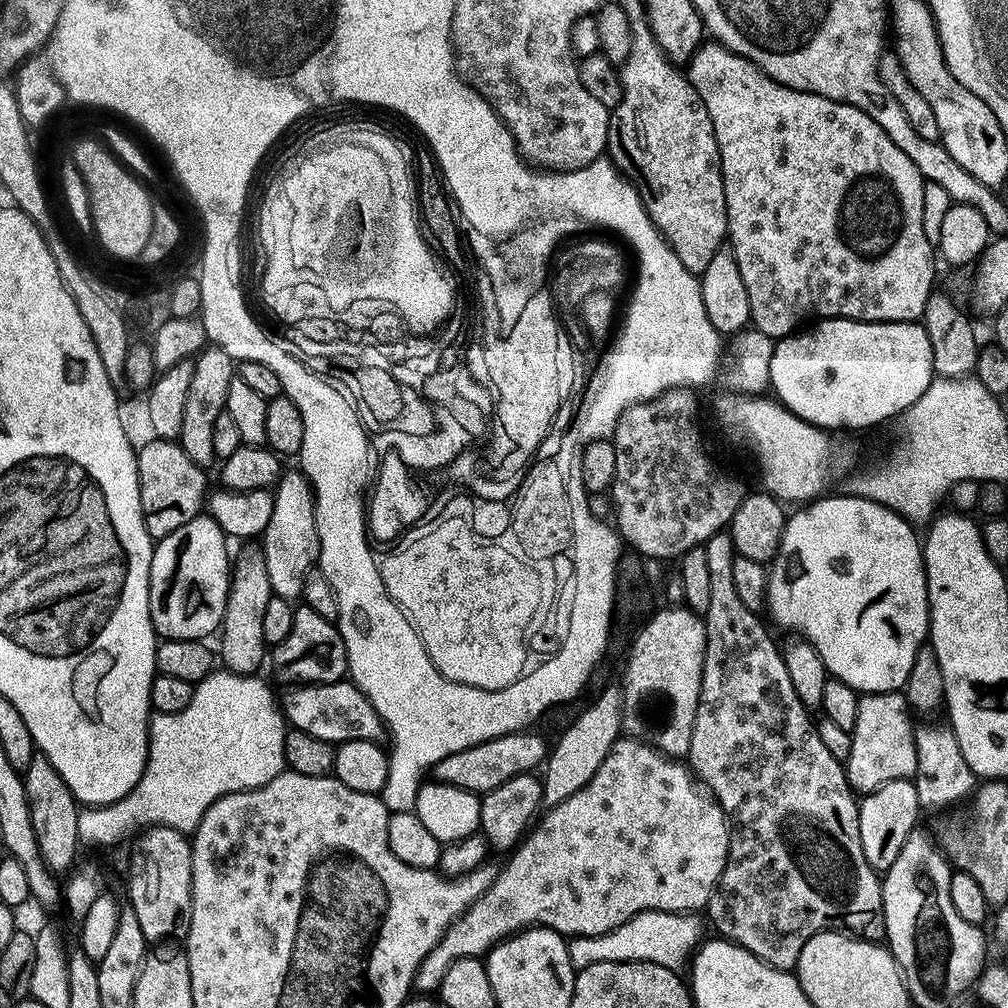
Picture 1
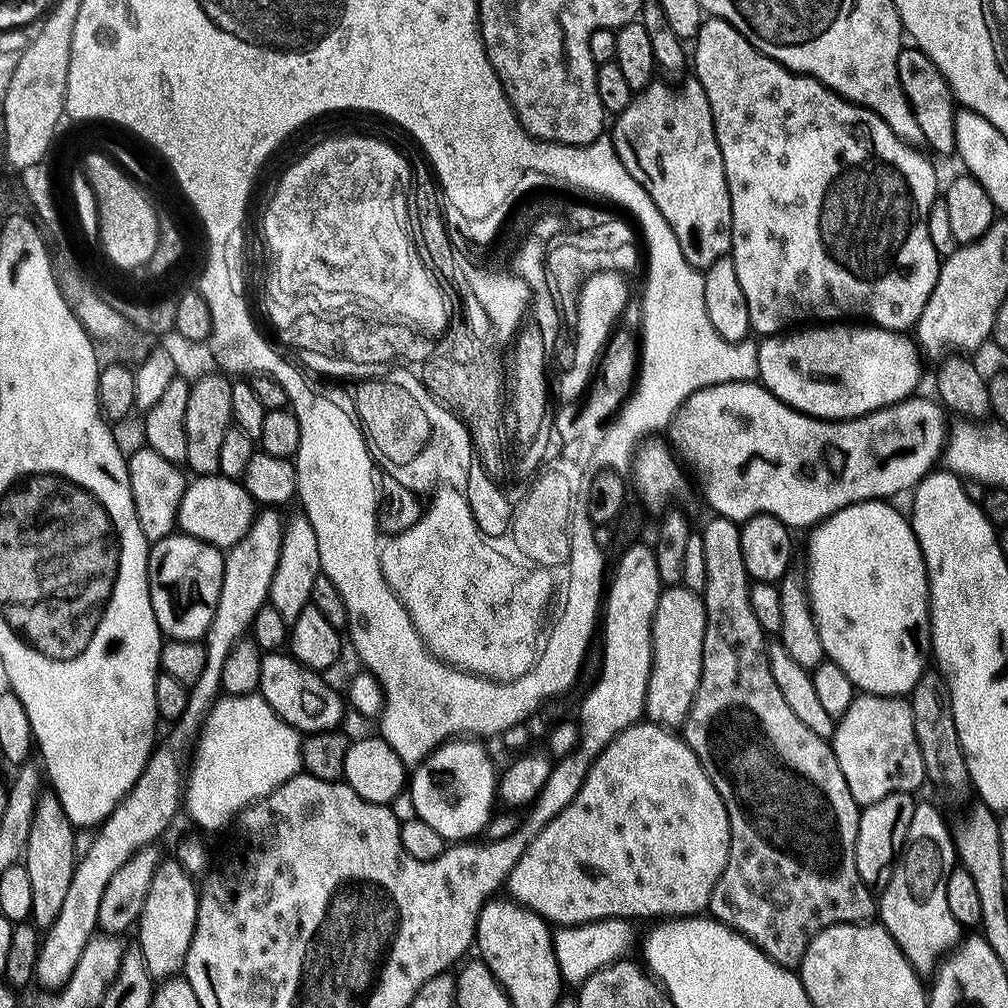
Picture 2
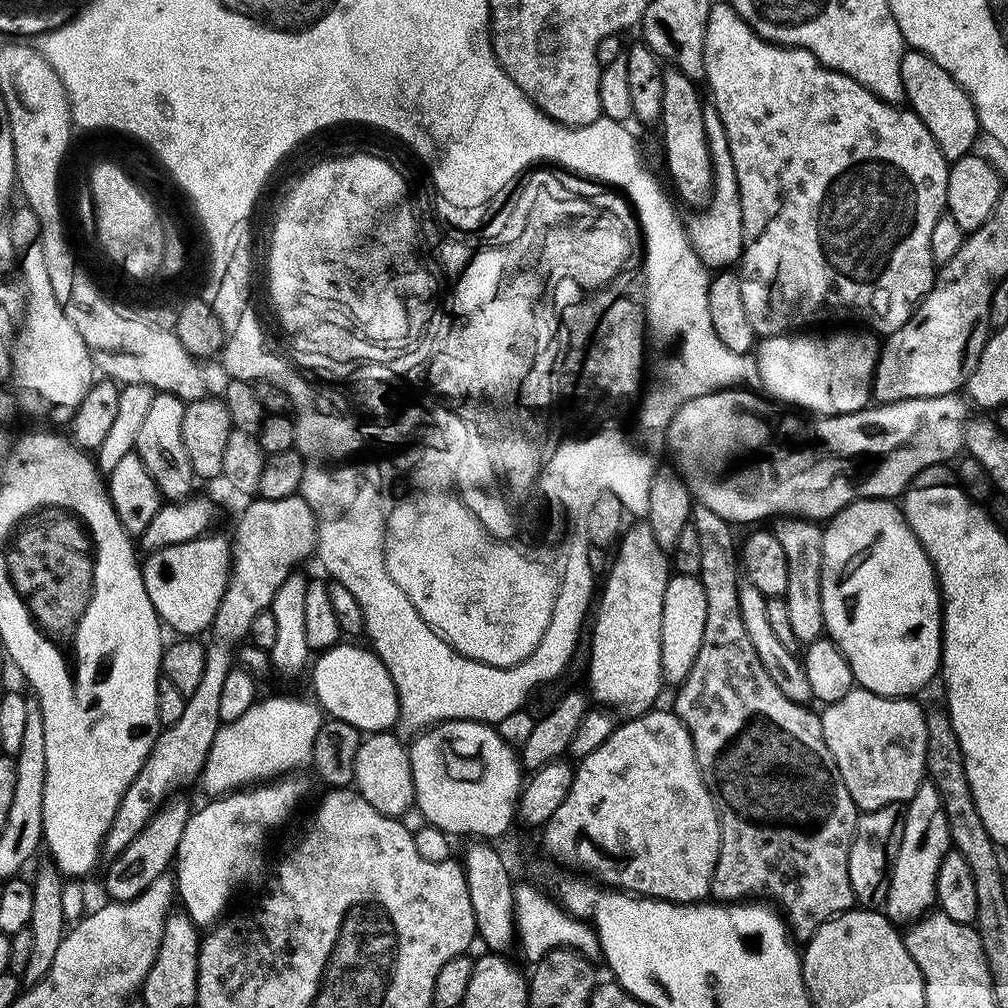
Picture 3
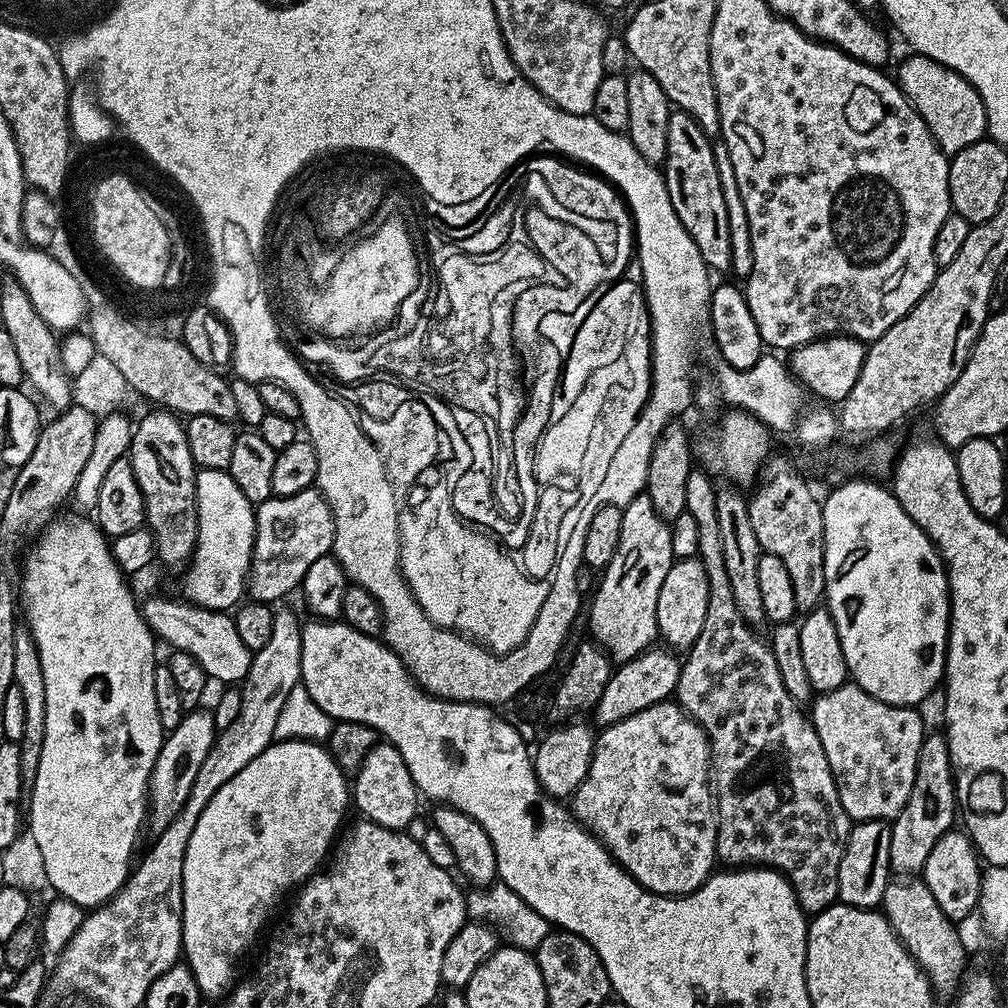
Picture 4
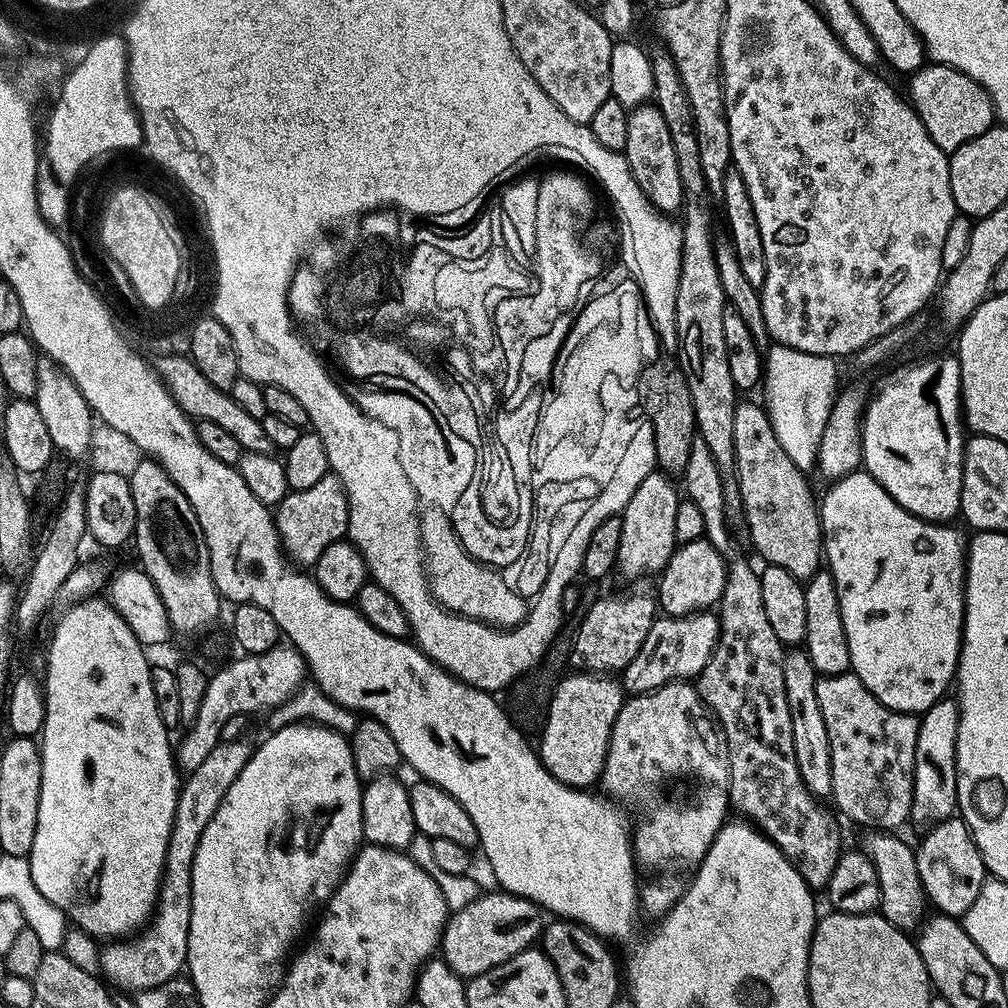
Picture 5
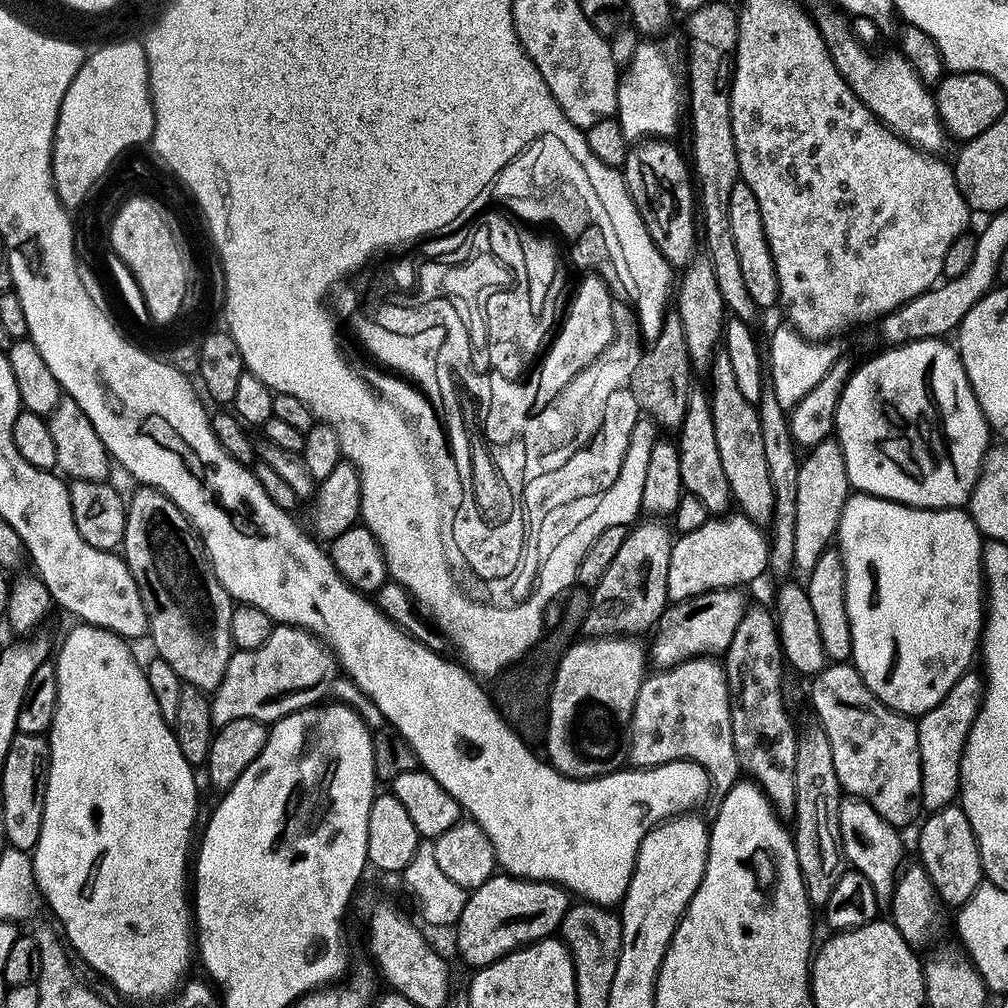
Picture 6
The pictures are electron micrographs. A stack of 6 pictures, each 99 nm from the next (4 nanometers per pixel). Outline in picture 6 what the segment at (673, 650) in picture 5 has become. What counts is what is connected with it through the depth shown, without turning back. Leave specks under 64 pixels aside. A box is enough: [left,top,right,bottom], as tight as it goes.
[646,588,746,670]

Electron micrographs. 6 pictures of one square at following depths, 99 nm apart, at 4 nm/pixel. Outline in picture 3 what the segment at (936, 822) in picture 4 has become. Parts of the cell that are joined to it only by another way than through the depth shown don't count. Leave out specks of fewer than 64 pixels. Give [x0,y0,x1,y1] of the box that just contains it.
[886,782,949,926]

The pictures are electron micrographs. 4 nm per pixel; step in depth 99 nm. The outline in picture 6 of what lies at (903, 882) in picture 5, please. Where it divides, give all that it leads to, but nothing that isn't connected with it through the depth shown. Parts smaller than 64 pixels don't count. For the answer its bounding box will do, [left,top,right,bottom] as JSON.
[839,795,904,909]

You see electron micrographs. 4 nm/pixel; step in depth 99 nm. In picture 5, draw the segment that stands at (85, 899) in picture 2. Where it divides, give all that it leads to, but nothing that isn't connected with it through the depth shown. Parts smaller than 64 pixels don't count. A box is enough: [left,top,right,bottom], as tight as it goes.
[274,475,348,566]

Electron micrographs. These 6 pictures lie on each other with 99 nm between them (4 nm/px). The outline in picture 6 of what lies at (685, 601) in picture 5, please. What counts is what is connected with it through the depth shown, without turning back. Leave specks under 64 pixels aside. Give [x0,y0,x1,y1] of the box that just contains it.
[666,514,769,601]

